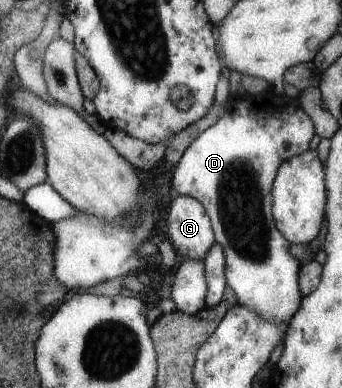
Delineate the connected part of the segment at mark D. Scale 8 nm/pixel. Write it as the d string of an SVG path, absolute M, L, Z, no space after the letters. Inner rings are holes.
M273 85L273 87L264 93L258 93L264 95L262 97L263 101L252 102L252 94L248 95L244 93L243 95L236 95L234 97L234 103L231 104L231 108L222 114L222 117L206 132L203 132L202 135L198 137L191 144L191 147L184 152L182 159L178 164L175 165L175 171L172 173L171 178L171 191L174 196L178 195L190 195L194 199L198 199L200 203L204 205L208 217L211 219L212 229L215 235L215 243L220 245L220 248L224 249L227 259L227 285L230 285L236 293L236 297L239 298L239 303L252 309L254 313L258 313L260 317L264 317L264 321L268 323L274 323L274 325L280 325L280 327L290 327L292 317L296 312L299 311L299 308L302 307L301 302L303 299L303 294L299 288L299 274L302 269L300 261L296 257L292 257L290 253L291 243L284 239L284 234L278 231L276 227L276 222L274 221L273 216L273 197L272 197L272 186L278 173L278 168L284 161L290 159L293 155L301 154L308 149L308 143L310 139L314 137L314 122L311 117L308 115L307 111L302 108L302 105L298 105L296 101L292 101L294 97L288 97L284 94L282 90L279 89L279 86Z

